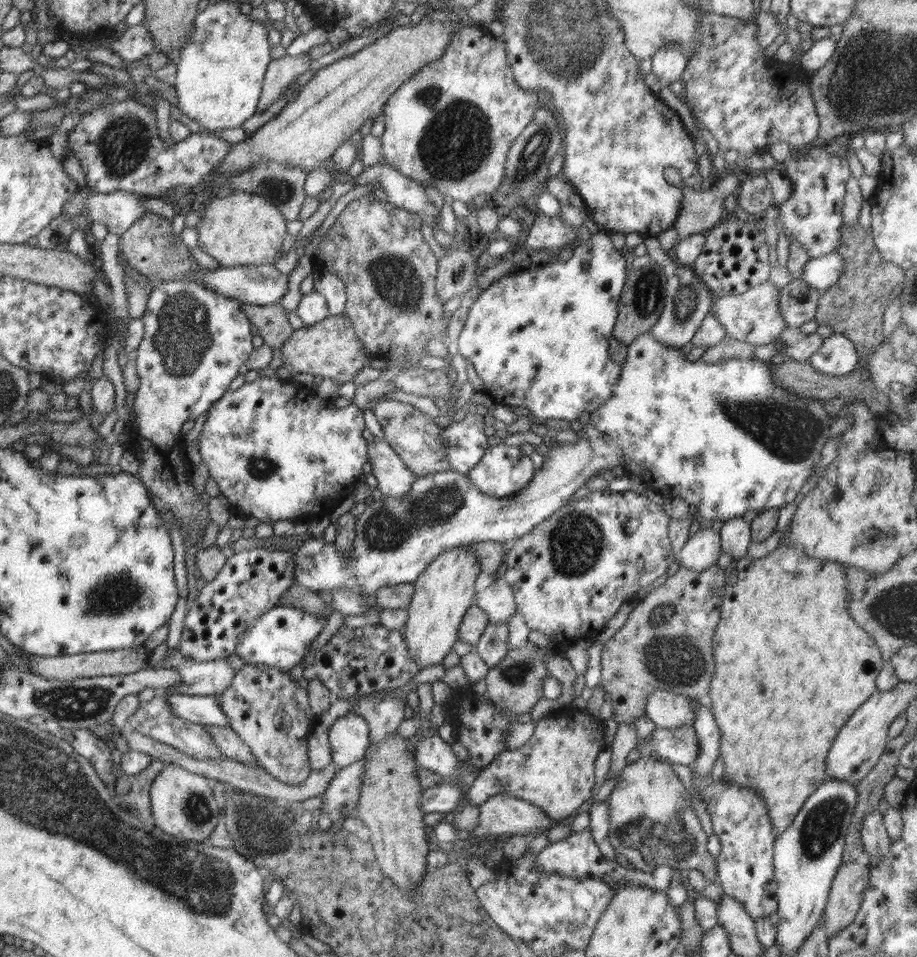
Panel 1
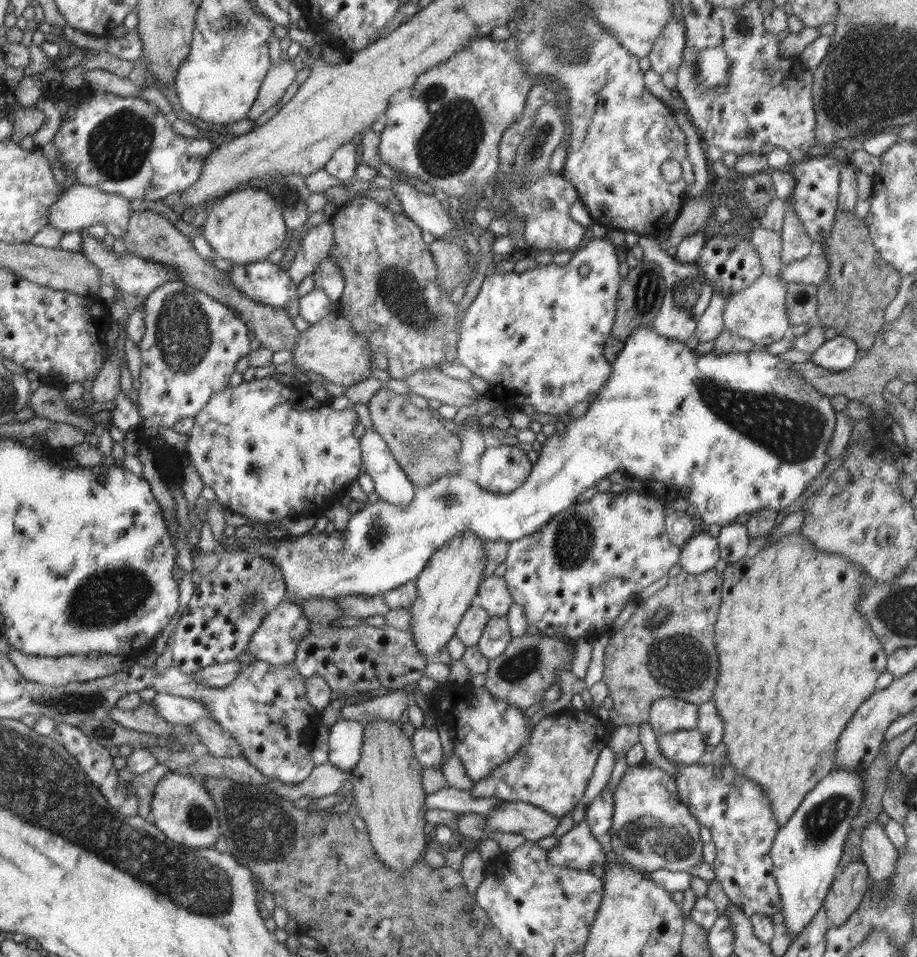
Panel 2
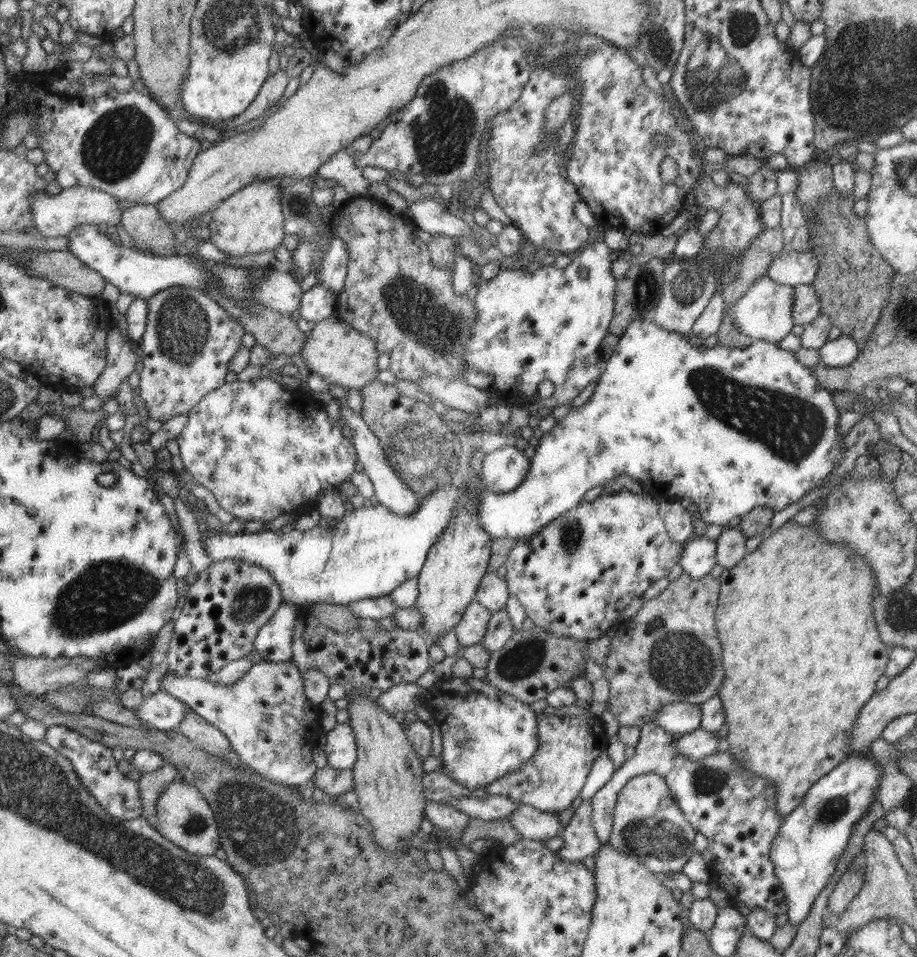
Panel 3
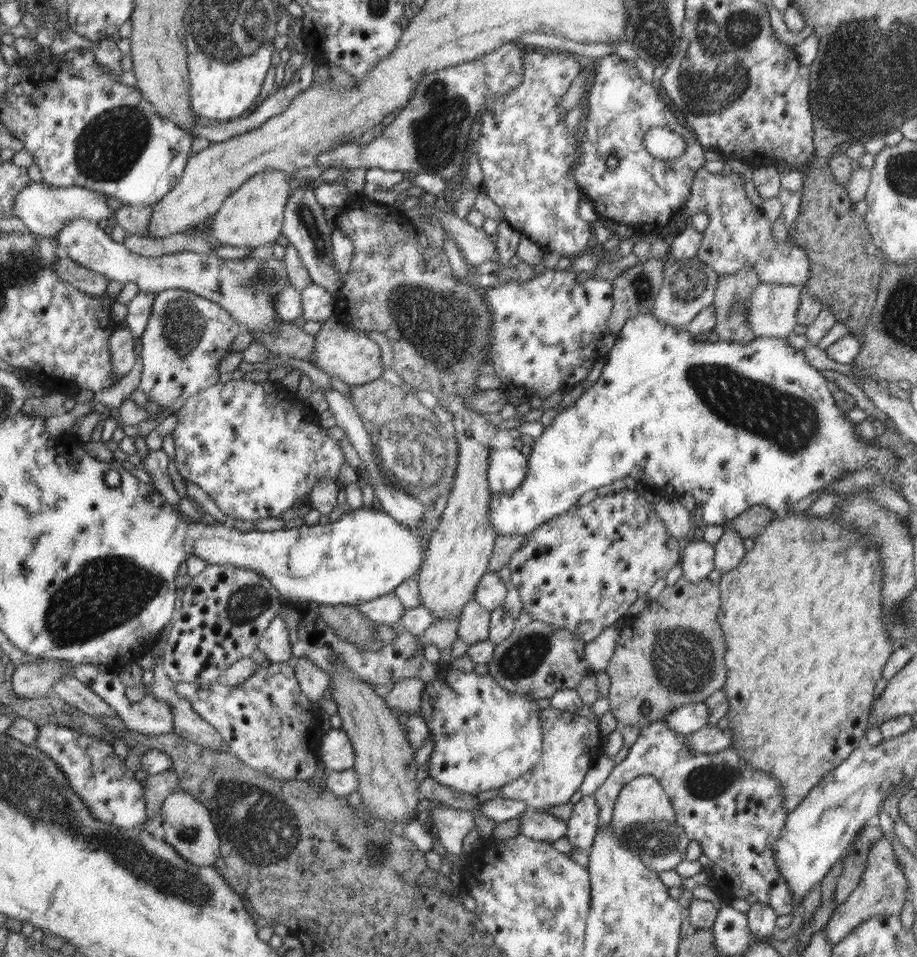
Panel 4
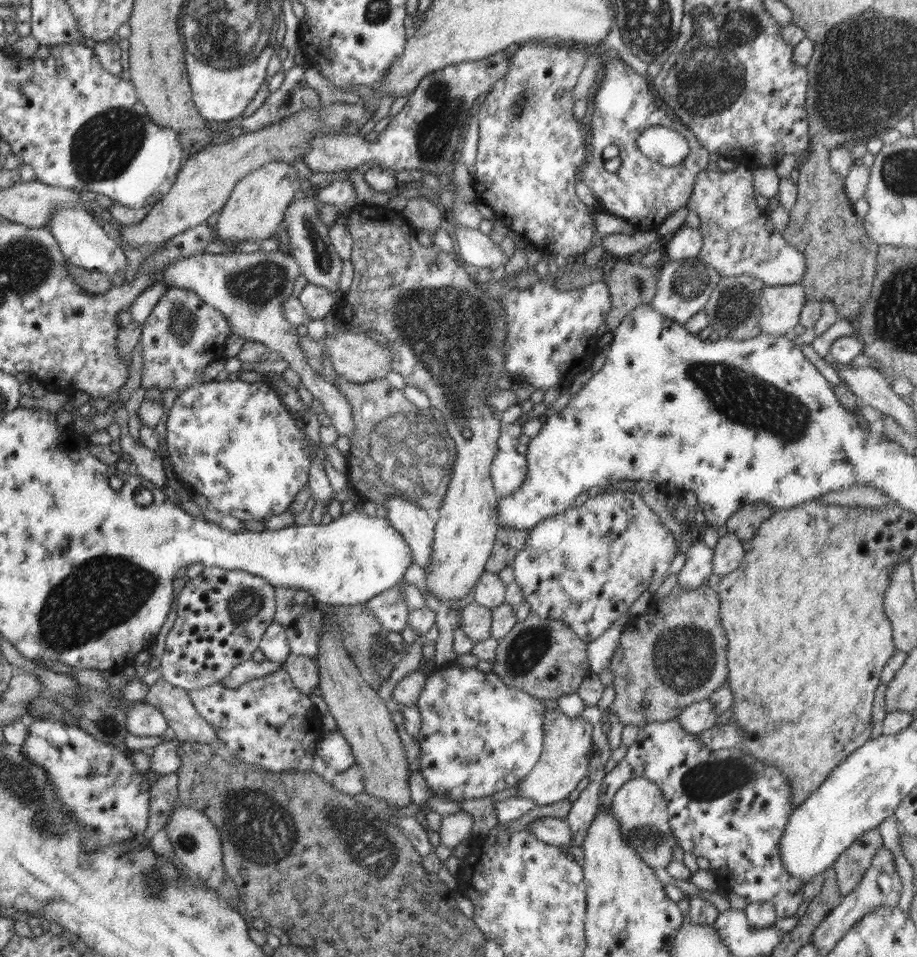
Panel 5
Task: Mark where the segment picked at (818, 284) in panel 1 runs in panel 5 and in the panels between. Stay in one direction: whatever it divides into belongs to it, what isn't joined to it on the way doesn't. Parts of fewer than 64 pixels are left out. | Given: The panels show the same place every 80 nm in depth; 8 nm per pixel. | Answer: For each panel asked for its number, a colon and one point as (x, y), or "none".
2: (811, 270)
3: (800, 267)
4: (738, 236)
5: (739, 240)

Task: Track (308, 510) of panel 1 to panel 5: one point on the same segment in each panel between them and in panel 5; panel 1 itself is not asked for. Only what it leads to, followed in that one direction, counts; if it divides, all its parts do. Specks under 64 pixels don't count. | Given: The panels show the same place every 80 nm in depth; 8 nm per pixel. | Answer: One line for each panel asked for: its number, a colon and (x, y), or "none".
2: (269, 450)
3: (262, 449)
4: (255, 448)
5: (236, 443)

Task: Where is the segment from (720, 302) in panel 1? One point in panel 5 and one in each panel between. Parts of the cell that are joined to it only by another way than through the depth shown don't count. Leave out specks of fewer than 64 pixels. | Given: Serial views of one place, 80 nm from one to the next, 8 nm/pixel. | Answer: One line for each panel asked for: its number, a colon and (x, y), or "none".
2: (758, 313)
3: (764, 312)
4: (772, 312)
5: (780, 306)

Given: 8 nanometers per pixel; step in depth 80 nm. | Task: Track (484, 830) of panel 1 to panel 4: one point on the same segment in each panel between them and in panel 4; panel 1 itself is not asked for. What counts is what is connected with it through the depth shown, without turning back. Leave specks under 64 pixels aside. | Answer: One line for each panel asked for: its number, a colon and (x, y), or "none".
2: (521, 818)
3: (536, 825)
4: (538, 825)

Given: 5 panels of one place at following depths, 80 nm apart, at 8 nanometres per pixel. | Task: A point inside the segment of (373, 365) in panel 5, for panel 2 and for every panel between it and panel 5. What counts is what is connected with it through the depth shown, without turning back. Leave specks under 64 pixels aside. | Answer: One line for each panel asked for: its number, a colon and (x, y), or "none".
2: (331, 347)
3: (344, 356)
4: (348, 354)

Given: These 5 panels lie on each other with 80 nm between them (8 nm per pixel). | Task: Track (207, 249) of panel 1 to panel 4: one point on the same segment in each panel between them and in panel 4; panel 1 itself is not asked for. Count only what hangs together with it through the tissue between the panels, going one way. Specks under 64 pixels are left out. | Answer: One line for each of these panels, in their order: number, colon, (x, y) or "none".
2: (243, 227)
3: (251, 221)
4: (253, 216)

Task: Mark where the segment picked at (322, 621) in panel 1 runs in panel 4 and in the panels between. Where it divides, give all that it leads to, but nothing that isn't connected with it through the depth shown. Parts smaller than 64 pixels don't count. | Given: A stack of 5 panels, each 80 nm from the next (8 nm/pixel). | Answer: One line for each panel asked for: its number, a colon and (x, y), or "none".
2: (275, 641)
3: (273, 641)
4: (274, 642)

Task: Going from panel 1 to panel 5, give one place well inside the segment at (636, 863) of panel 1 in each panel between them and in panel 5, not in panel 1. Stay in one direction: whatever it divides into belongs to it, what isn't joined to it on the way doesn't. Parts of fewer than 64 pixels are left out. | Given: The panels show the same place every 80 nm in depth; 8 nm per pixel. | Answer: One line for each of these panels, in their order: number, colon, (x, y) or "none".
2: (651, 829)
3: (647, 824)
4: (644, 821)
5: (638, 805)

